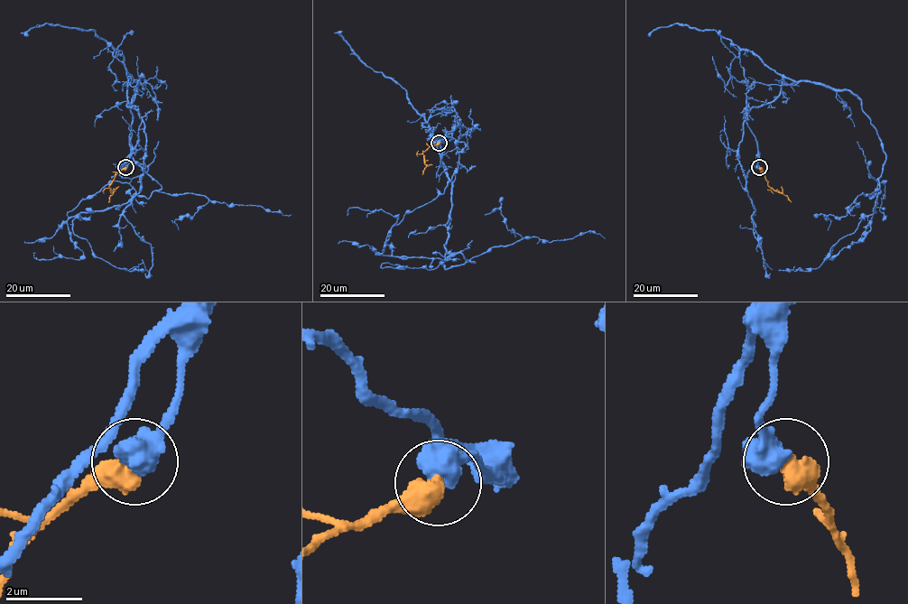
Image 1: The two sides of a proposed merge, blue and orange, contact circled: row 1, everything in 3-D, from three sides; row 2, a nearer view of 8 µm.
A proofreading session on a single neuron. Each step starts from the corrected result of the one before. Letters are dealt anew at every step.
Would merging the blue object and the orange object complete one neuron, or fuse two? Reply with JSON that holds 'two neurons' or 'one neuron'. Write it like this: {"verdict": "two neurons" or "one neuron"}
{"verdict": "two neurons"}

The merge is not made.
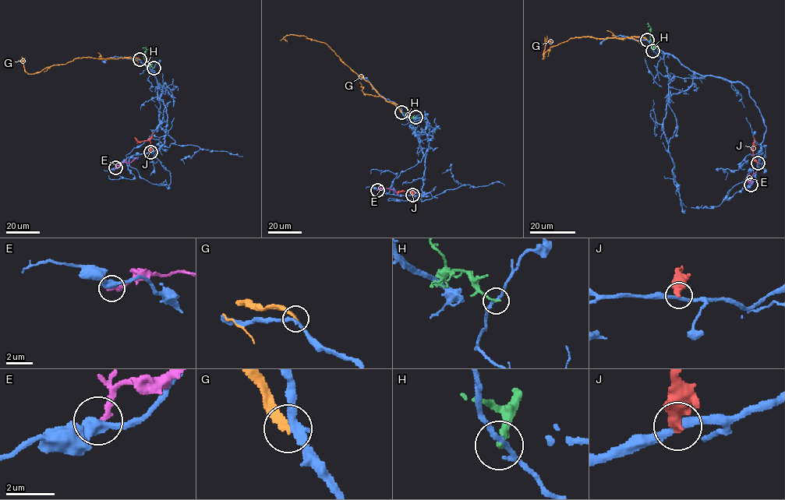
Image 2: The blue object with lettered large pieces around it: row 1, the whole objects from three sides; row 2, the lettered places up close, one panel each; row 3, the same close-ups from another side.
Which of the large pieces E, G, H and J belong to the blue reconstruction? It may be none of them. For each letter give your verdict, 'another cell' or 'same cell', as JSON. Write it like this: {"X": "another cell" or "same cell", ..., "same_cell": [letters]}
{"E": "another cell", "G": "another cell", "H": "another cell", "J": "another cell", "same_cell": []}

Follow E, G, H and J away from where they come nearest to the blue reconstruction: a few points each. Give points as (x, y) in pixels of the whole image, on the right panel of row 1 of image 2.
E: (751, 184), (747, 177), (757, 170)
G: (647, 40), (632, 36), (624, 38), (571, 38), (552, 47), (543, 59), (546, 42), (551, 40)
H: (653, 51), (650, 26), (647, 24)
J: (758, 163), (754, 157), (754, 143)

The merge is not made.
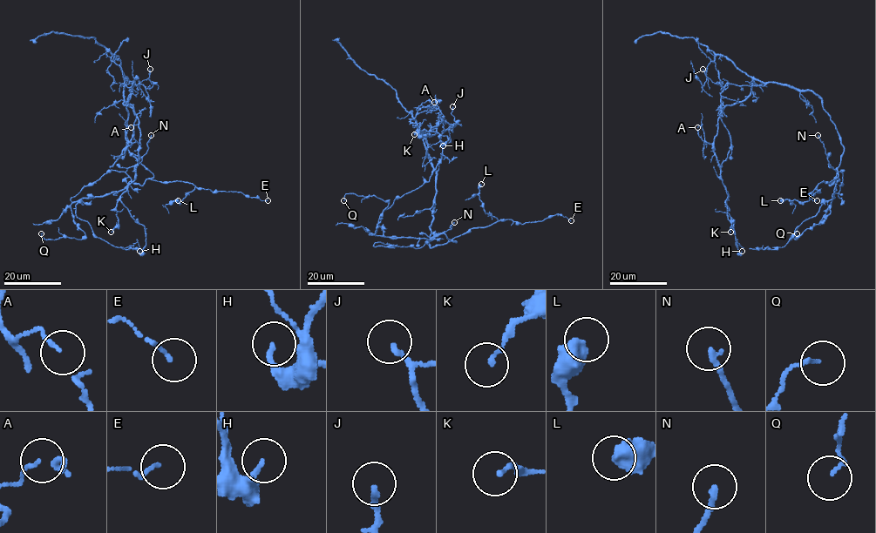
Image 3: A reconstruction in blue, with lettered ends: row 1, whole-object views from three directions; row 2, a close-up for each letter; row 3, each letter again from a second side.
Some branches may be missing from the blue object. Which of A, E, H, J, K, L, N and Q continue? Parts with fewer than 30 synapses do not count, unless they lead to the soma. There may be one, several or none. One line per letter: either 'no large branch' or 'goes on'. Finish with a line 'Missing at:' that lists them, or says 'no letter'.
A: no large branch
E: no large branch
H: no large branch
J: no large branch
K: no large branch
L: no large branch
N: no large branch
Q: no large branch
Missing at: no letter

